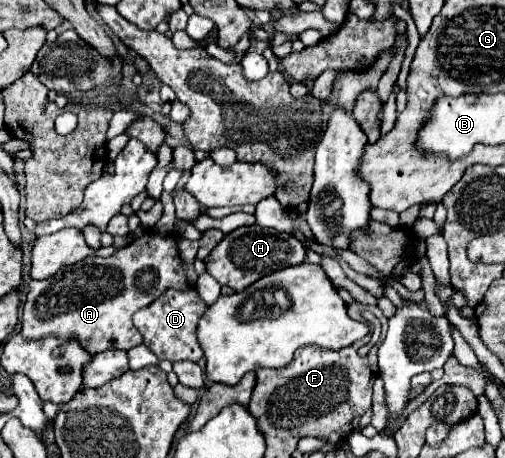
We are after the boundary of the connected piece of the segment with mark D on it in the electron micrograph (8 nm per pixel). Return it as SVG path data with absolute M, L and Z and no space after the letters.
M169 288L155 302L151 302L147 308L141 308L139 312L135 312L133 314L133 324L141 332L143 344L159 360L167 358L171 362L179 362L179 360L197 362L197 360L203 358L203 350L199 348L195 330L197 330L197 322L203 316L205 310L207 310L207 304L199 298L195 288L189 288L189 290Z

